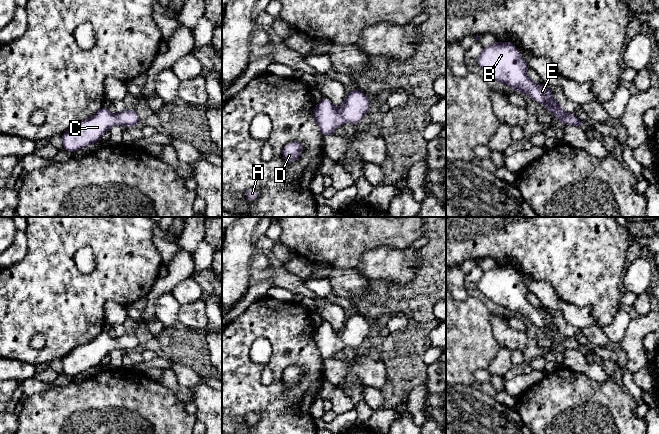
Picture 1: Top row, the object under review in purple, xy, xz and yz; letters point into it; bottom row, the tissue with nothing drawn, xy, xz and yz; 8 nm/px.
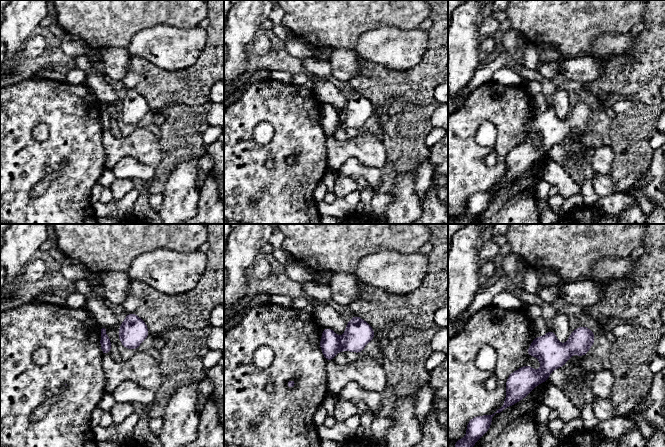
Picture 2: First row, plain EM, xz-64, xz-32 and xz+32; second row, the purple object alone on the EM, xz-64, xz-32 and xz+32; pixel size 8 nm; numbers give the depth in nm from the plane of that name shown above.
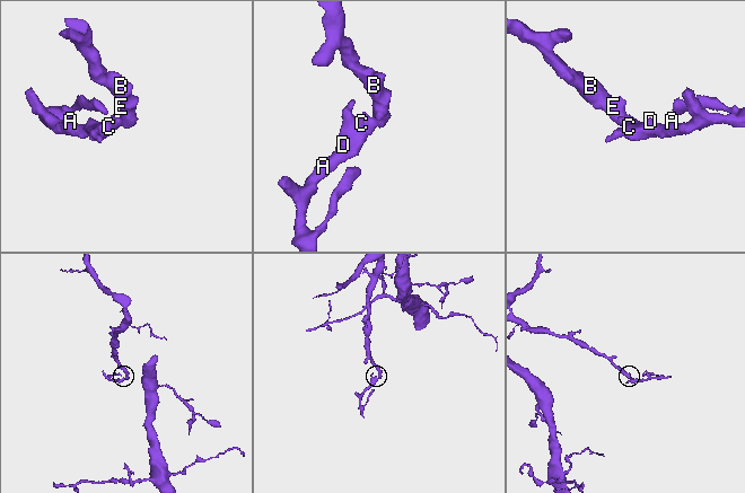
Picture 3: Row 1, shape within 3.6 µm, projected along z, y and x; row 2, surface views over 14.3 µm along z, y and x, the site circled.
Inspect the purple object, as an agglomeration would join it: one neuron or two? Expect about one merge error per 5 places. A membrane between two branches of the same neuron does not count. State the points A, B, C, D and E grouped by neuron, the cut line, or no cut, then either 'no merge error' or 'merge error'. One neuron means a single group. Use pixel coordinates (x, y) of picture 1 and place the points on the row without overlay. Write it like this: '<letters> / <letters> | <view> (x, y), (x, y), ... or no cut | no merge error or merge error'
A B C D E | no cut | no merge error

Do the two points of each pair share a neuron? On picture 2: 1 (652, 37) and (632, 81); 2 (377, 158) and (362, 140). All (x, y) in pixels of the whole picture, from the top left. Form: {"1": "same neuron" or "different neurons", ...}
{"1": "same neuron", "2": "same neuron"}

